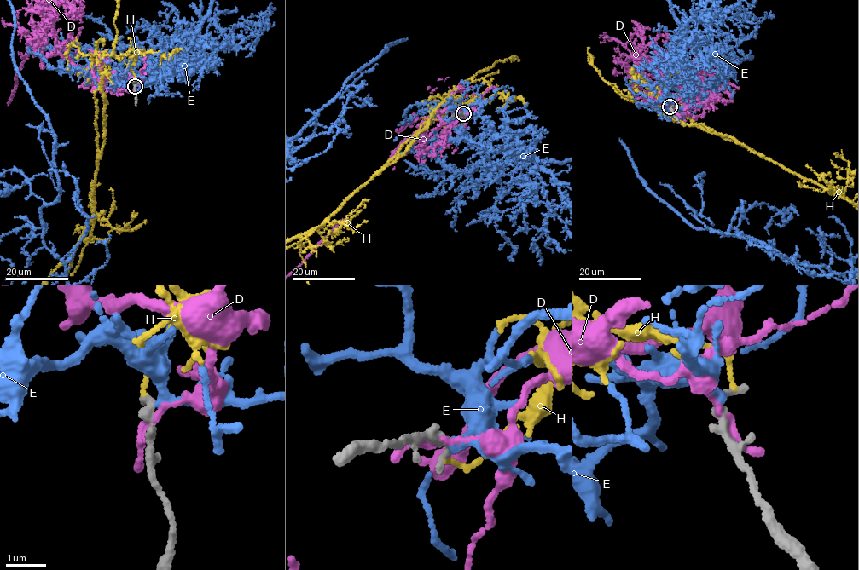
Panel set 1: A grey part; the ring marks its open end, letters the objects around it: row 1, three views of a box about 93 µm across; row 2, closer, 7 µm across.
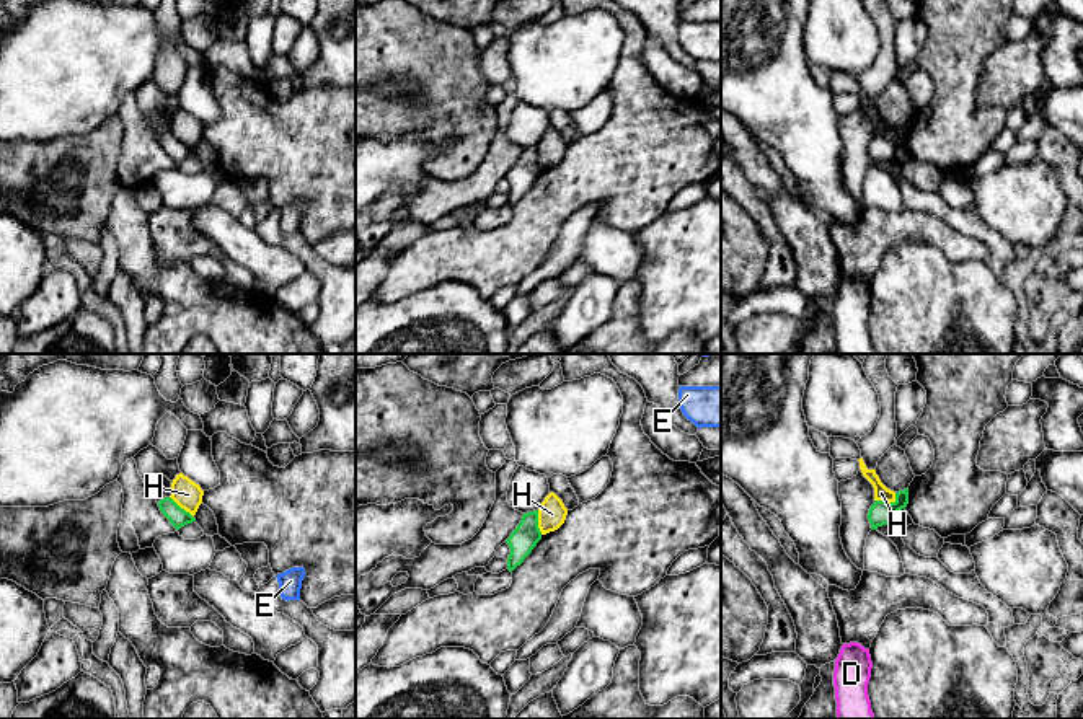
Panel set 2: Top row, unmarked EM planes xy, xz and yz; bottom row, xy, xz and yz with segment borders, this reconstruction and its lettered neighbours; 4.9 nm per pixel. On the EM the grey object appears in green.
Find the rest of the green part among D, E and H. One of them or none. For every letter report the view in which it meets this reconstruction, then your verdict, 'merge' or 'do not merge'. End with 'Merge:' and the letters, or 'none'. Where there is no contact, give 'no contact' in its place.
D: no contact; do not merge
E: no contact; merge
H: contact in yz; do not merge
Merge: E

